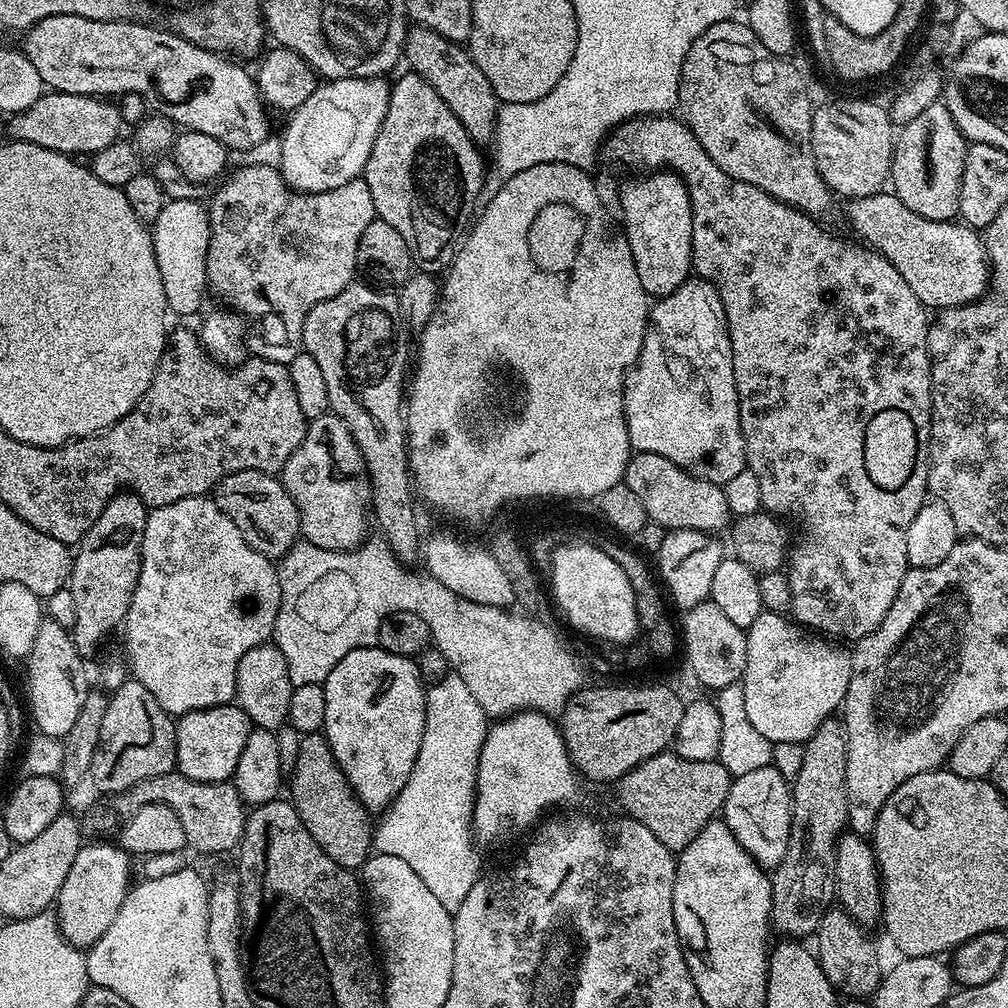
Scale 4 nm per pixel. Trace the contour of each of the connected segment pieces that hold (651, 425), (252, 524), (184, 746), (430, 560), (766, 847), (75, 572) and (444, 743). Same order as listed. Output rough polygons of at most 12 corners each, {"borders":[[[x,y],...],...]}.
{"borders":[[[690,278],[624,379],[633,449],[745,468],[726,310]],[[273,473],[216,483],[218,510],[279,561],[301,539],[298,506]],[[235,702],[175,721],[176,768],[231,781],[254,727]],[[448,530],[426,538],[427,573],[455,596],[516,601],[491,551]],[[776,766],[735,777],[722,819],[765,870],[786,854],[792,790]],[[117,491],[67,587],[81,656],[124,623],[150,509]],[[455,674],[427,689],[422,746],[374,828],[455,913],[490,717]]]}

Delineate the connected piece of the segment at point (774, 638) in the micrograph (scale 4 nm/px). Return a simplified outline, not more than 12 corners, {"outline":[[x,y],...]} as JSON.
{"outline":[[779,612],[746,633],[751,725],[803,745],[841,711],[852,652]]}

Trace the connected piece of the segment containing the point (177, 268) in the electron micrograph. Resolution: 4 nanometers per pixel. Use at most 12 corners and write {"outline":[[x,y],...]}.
{"outline":[[168,200],[150,231],[169,313],[194,315],[212,231],[200,200]]}

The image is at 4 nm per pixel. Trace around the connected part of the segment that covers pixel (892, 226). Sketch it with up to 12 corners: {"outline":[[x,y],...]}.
{"outline":[[891,190],[847,201],[867,247],[925,309],[990,288],[988,250],[963,222],[914,214]]}

